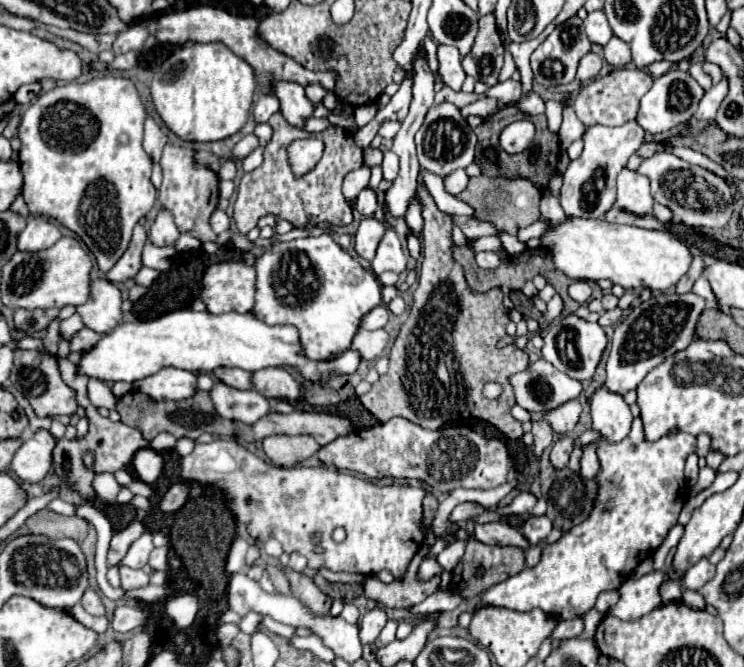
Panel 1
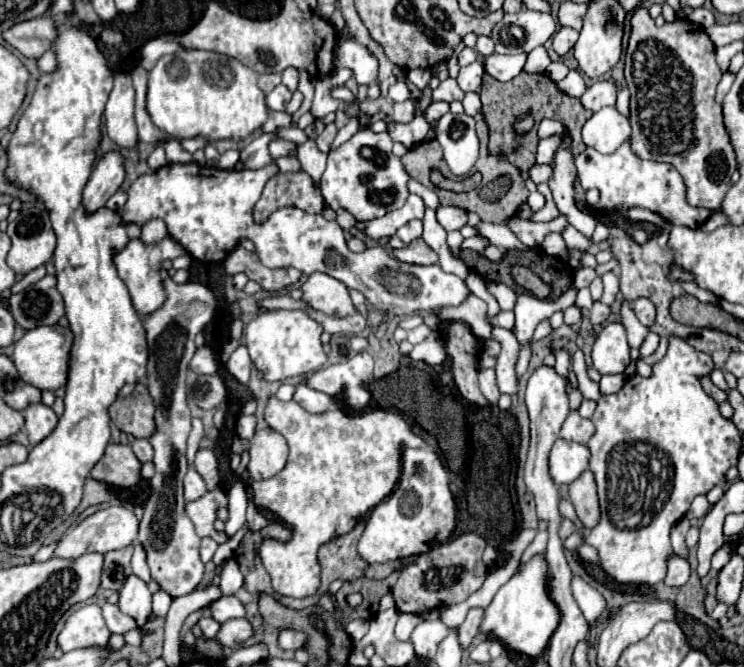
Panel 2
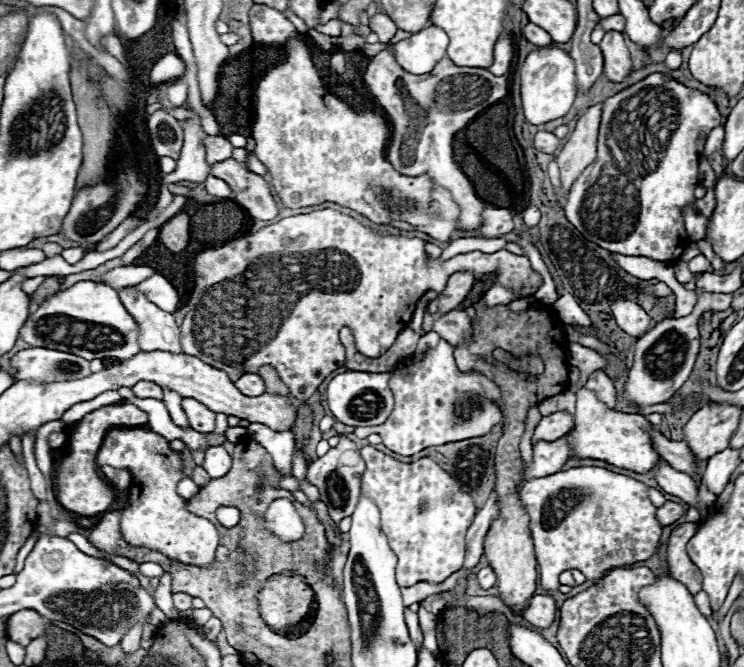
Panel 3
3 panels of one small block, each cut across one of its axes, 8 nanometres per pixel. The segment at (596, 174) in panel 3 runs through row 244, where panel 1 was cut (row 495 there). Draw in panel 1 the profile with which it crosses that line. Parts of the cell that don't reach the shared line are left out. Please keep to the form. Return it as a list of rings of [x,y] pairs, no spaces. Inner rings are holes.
[[[640,418],[632,422],[630,434],[622,442],[610,444],[600,440],[598,458],[602,464],[602,472],[596,480],[600,486],[600,494],[588,520],[564,532],[558,542],[544,544],[542,560],[534,568],[526,568],[520,574],[488,588],[482,594],[478,608],[502,606],[516,612],[530,612],[534,608],[540,608],[558,620],[574,620],[584,616],[594,606],[598,594],[604,590],[618,590],[630,578],[634,568],[644,558],[656,552],[670,528],[678,522],[678,514],[688,496],[688,484],[684,480],[684,462],[692,452],[696,452],[696,438],[690,434],[672,434],[656,442],[648,442],[646,438],[642,438]]]

